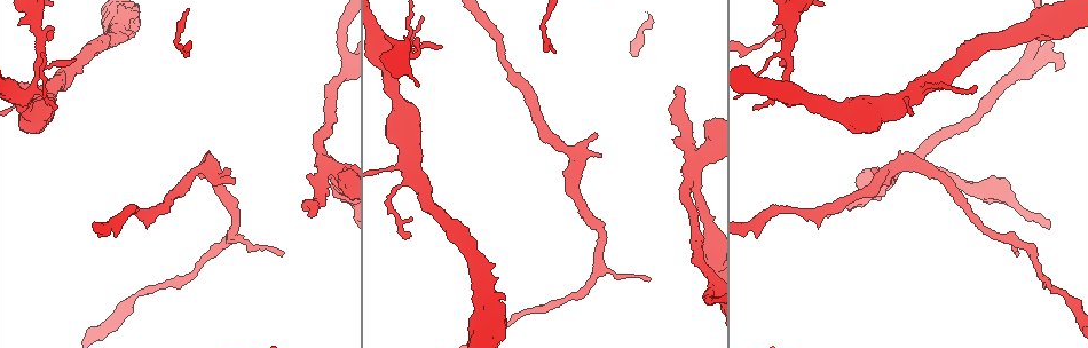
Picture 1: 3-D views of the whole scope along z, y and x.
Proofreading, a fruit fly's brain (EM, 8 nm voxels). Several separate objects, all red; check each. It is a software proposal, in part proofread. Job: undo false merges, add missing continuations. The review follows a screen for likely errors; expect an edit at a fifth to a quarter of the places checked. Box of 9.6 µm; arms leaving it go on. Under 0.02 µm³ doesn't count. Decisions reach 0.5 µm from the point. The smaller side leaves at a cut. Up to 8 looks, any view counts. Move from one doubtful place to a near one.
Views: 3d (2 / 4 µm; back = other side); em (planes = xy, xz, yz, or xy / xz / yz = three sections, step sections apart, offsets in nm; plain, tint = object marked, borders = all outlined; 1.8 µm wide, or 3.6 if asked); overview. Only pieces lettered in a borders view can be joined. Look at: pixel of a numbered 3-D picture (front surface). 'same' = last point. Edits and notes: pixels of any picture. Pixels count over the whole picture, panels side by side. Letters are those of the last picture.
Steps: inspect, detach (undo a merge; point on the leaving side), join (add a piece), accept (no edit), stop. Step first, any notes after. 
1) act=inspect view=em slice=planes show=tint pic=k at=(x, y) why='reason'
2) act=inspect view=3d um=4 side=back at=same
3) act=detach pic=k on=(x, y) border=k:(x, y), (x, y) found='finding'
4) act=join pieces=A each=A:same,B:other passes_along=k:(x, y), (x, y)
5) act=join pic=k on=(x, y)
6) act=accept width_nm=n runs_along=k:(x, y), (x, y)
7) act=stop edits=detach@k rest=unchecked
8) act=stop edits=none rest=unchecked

act=inspect view=em slice=planes show=plain pic=1 at=(18, 23) why='branch stops here'

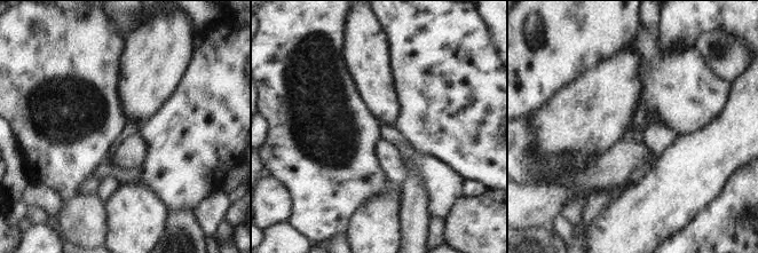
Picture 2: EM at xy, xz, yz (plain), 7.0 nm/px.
act=inspect view=em slice=planes show=borders at=same why='see the neighbours'

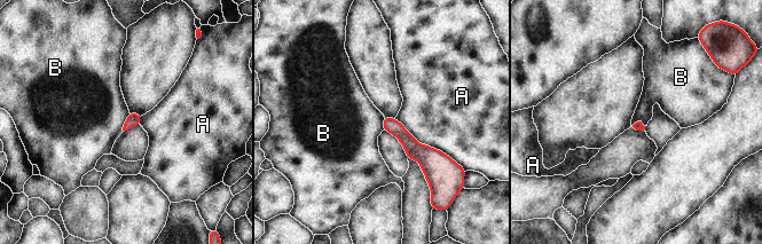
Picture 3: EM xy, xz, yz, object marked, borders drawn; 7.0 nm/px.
act=accept each=A:other,B:other border=3:(130, 113), (123, 131) found='no lettered piece goes on from it'

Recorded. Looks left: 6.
act=inspect view=em slice=yz step=16 show=borders pic=1 at=(753, 108) why='an open end'

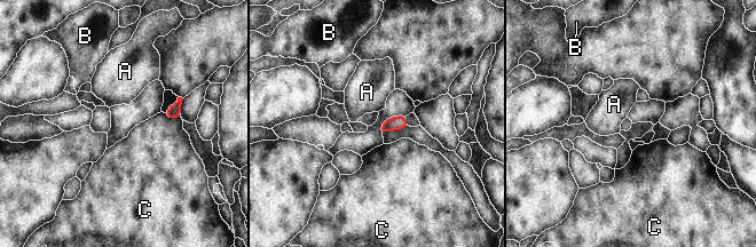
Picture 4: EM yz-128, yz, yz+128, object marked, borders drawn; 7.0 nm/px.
act=inspect view=em slice=planes show=borders at=same

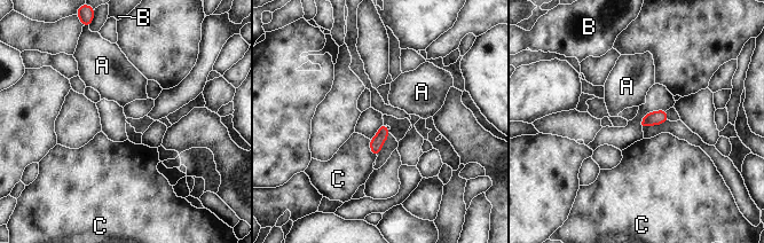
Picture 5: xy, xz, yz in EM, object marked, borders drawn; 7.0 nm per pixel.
act=accept width_nm=100 each=A:other,B:other,C:other found='none of them fits'

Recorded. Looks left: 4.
act=inspect view=em slice=xz step=8 show=borders pic=1 at=(309, 215) why='branch stops here'

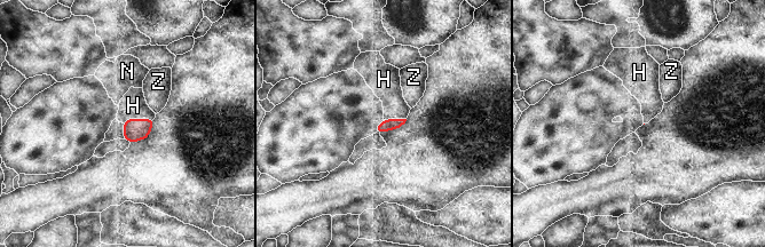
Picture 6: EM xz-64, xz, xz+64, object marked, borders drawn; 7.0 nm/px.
act=join pieces=H each=H:same,N:other,Z:other passes_along=6:(134, 129), (137, 119), (133, 105) found='it goes on there'

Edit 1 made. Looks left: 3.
act=stop edits=join@6 rest=unchecked

